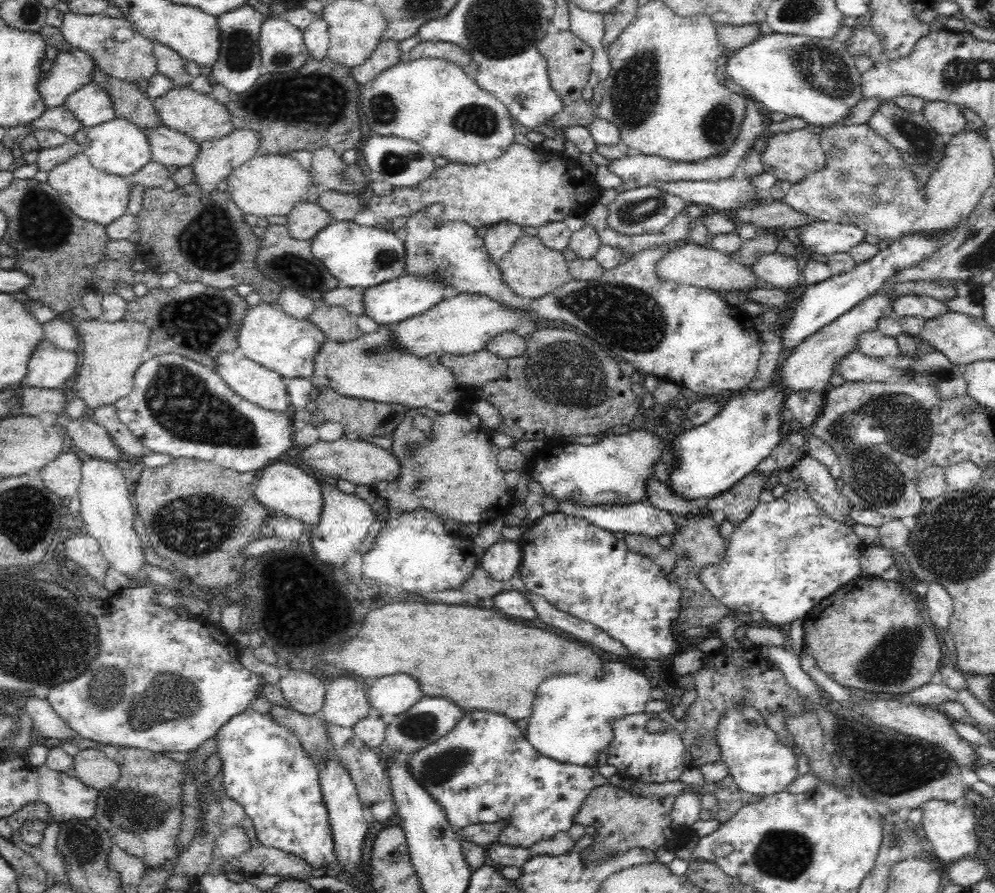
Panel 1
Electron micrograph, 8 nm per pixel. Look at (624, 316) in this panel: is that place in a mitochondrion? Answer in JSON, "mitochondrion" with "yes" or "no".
{"mitochondrion":"yes"}

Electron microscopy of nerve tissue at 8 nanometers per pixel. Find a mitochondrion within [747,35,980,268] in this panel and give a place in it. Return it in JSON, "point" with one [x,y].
{"point":[827,70]}

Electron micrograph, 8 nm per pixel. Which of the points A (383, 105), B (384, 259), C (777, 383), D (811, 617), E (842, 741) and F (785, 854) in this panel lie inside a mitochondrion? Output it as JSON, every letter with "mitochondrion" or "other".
{"A":"mitochondrion","B":"mitochondrion","C":"other","D":"other","E":"mitochondrion","F":"mitochondrion"}

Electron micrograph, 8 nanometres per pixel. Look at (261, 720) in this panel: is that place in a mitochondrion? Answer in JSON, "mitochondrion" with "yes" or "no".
{"mitochondrion":"no"}

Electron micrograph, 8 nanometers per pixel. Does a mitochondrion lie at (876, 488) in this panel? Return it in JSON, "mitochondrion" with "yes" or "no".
{"mitochondrion":"yes"}

